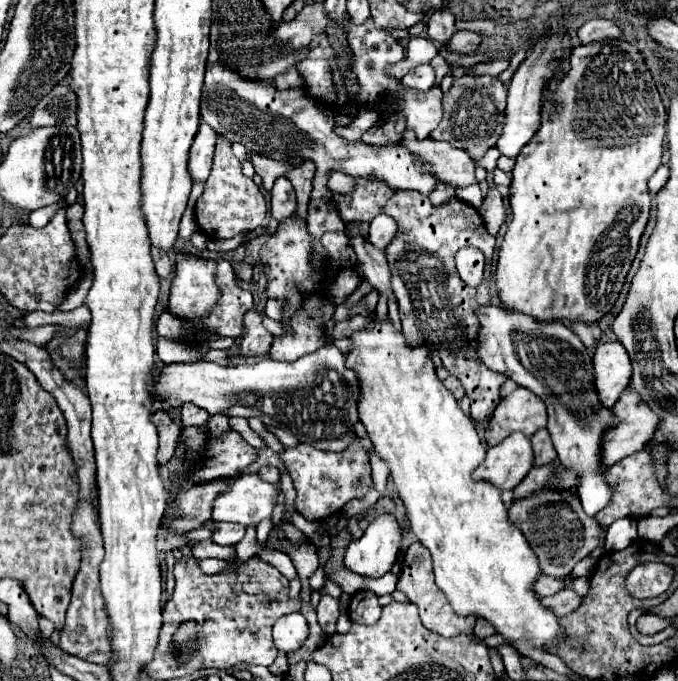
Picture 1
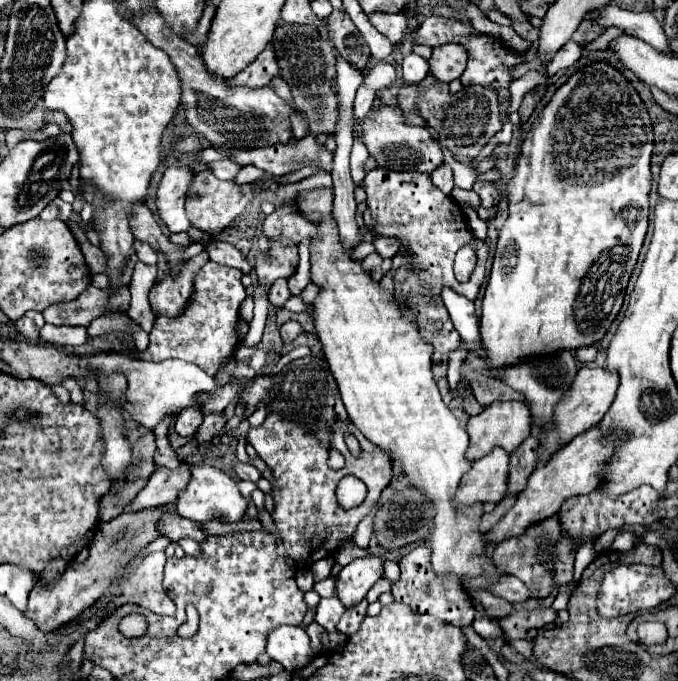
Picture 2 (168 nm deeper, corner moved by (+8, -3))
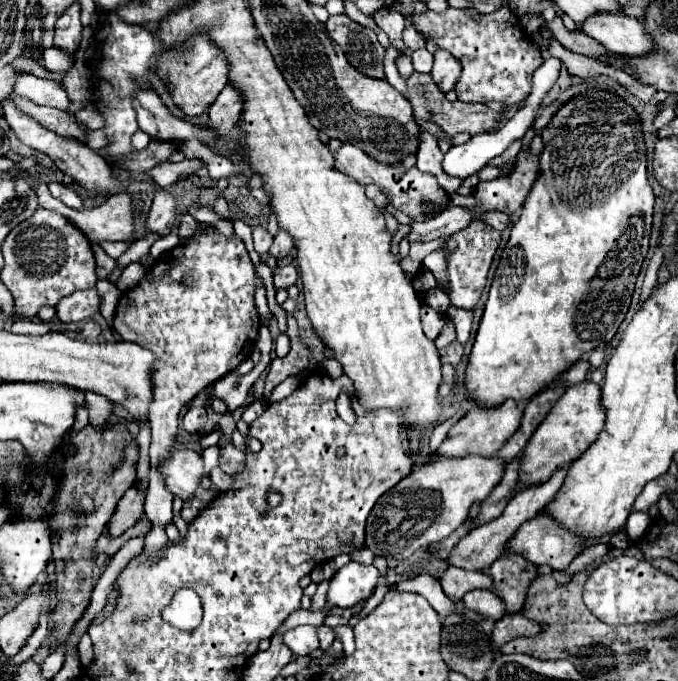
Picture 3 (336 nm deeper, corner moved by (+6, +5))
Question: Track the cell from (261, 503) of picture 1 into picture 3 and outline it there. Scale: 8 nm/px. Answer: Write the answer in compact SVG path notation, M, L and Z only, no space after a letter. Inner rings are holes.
M185 447L175 449L173 455L169 455L169 461L165 459L163 475L169 491L181 501L189 501L201 487L201 479L205 477L201 453Z

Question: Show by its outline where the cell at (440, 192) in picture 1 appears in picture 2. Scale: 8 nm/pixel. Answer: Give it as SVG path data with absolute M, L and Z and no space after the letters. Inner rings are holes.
M446 163L434 170L430 177L433 184L443 193L447 193L447 195L451 193L454 186L453 172Z

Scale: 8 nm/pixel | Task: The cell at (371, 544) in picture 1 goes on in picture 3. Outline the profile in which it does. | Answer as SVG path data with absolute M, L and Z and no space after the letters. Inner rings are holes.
M349 561L331 577L327 601L335 607L351 607L359 601L365 601L373 593L377 579L379 571L375 565Z

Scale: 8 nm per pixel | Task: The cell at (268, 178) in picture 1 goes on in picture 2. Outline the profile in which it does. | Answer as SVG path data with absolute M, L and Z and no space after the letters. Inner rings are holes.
M231 159L213 161L213 163L209 163L209 167L211 167L211 173L215 173L219 179L227 179L227 181L231 181L239 171L239 165L231 163Z

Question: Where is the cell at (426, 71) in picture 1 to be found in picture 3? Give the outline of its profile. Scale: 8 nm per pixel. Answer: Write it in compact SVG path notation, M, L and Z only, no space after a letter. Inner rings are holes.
M419 49L419 51L415 51L411 57L413 57L413 67L415 67L415 71L419 71L419 73L429 73L429 71L431 71L433 55L431 55L427 49Z

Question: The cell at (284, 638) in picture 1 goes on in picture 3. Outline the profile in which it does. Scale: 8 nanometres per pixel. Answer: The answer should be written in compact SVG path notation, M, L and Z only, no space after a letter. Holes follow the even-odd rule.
M311 625L293 627L283 633L283 645L287 645L293 655L309 655L319 647L317 629Z

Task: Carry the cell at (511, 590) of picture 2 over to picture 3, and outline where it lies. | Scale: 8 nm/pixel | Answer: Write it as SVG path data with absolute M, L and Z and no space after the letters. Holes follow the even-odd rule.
M447 567L445 575L441 577L441 587L447 597L461 599L467 591L473 589L487 589L495 591L493 577L485 571L465 571L459 567Z

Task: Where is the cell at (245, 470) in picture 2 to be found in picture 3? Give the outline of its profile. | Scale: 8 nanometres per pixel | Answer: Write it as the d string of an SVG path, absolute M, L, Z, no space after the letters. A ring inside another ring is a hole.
M227 443L227 447L221 449L219 467L229 475L235 475L235 473L243 471L245 469L245 453L239 451L233 443Z

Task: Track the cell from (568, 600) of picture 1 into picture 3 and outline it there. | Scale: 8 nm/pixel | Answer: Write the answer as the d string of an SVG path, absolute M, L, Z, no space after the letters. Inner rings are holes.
M505 613L493 629L493 645L499 649L503 643L515 639L517 635L523 637L535 637L541 631L537 621L527 619L523 613Z

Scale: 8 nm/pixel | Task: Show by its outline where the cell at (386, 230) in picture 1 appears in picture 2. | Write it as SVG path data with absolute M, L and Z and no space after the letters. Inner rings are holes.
M377 237L373 245L381 257L389 257L389 259L399 251L399 241L393 237Z

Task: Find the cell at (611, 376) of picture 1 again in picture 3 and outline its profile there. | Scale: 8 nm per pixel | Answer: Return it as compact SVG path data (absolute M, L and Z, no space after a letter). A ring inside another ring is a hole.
M591 379L567 387L561 399L537 427L521 455L521 487L525 487L525 483L541 483L541 479L549 479L549 475L557 471L561 463L569 463L569 459L575 461L589 447L589 443L597 439L603 425L605 409L601 403L601 387Z

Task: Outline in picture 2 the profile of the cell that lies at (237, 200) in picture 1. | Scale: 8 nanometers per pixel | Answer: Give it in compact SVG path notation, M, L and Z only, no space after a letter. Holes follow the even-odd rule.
M205 169L195 175L195 179L187 191L185 213L191 221L191 225L195 225L197 229L201 229L209 235L217 235L245 211L245 207L251 203L251 199L253 199L251 185L235 185L233 181L221 181L209 169Z

